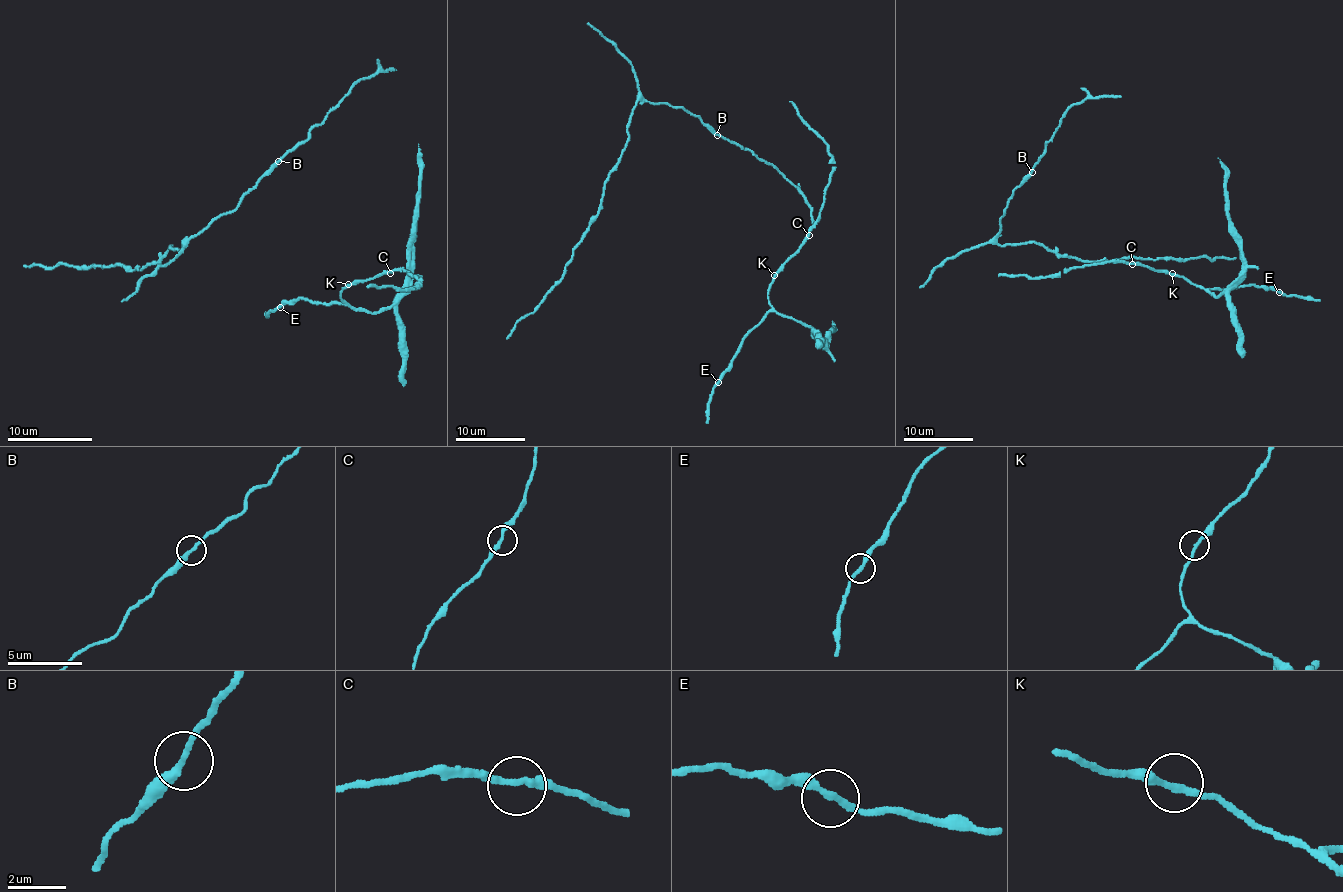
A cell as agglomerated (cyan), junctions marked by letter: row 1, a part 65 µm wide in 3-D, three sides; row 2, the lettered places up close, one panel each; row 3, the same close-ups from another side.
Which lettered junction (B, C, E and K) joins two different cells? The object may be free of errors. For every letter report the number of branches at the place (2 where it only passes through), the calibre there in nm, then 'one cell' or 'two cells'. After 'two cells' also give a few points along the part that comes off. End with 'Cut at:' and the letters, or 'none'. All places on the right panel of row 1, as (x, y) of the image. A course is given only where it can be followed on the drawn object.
B: branches 2; calibre 240 nm; one cell
C: branches 2; calibre 240 nm; one cell
E: branches 2; calibre 240 nm; one cell
K: branches 2; calibre 220 nm; one cell
Cut at: none

